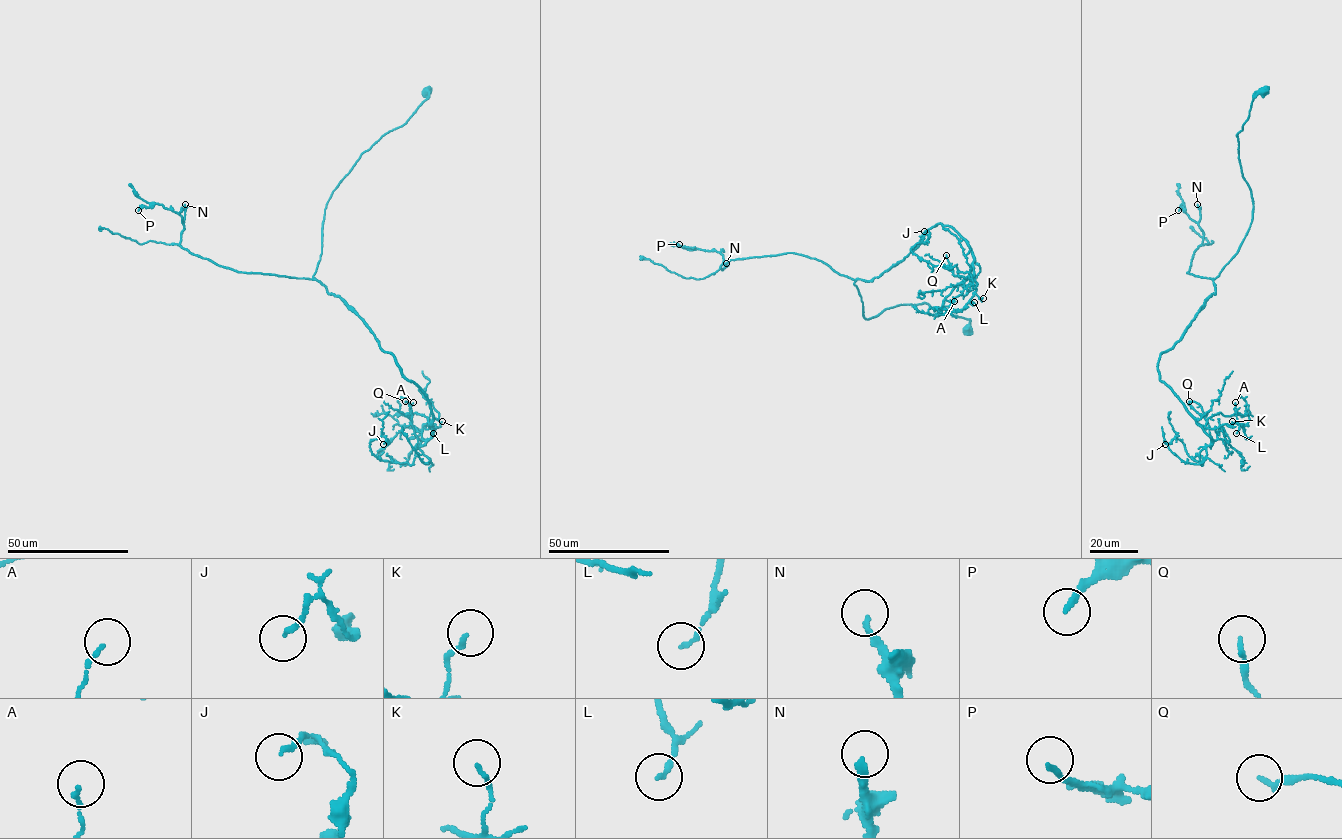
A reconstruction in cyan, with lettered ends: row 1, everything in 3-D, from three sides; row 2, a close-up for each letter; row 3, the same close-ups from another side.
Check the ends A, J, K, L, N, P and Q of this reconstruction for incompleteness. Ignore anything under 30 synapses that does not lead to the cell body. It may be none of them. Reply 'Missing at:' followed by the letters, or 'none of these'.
Missing at: N

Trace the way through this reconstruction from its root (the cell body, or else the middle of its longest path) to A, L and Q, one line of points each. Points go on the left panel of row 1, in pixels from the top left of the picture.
A: (426, 91), (332, 192), (313, 275), (424, 393), (429, 426), (404, 415), (413, 402)
L: (426, 91), (412, 115), (365, 150), (332, 192), (313, 277), (363, 320), (424, 393), (433, 433)
Q: (426, 91), (332, 192), (313, 275), (425, 395), (433, 435), (421, 446), (405, 401)

